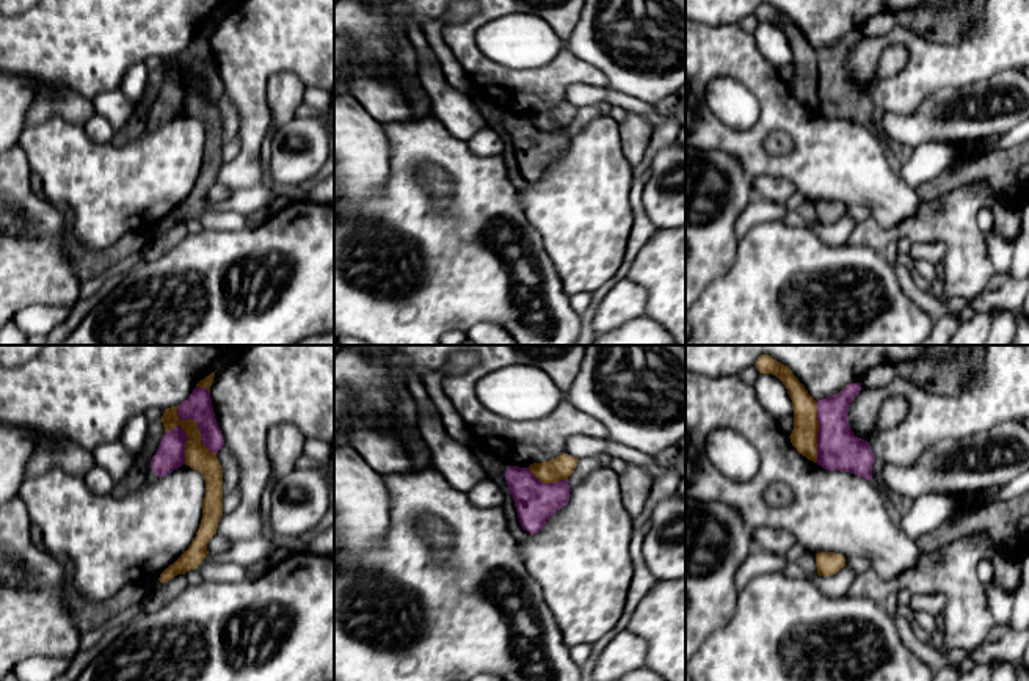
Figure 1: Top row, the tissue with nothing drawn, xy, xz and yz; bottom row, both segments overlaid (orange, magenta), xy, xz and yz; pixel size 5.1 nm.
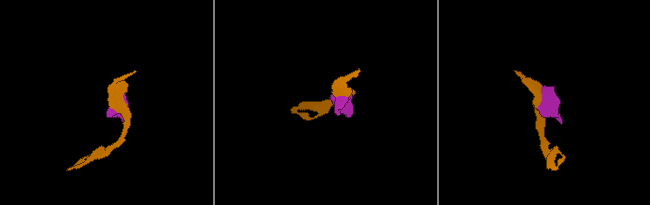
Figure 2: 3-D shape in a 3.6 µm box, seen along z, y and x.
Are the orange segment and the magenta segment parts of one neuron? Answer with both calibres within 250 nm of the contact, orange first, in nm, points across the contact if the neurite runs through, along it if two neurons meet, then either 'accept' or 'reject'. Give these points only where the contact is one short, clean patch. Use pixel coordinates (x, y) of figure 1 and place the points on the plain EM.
130/140 nm | along xy (178, 54), (178, 63), (196, 72), (199, 88), (215, 102) | reject

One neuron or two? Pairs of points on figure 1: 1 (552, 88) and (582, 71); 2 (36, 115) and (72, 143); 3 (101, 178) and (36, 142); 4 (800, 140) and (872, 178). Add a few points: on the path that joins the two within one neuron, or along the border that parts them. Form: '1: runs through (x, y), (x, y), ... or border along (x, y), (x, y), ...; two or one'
1: runs through (560, 80), (570, 71), (574, 71); one
2: border along (27, 120), (35, 123), (60, 115), (80, 124); two
3: runs through (85, 178), (52, 146); one
4: runs through (818, 149), (829, 160), (846, 162), (855, 171); one

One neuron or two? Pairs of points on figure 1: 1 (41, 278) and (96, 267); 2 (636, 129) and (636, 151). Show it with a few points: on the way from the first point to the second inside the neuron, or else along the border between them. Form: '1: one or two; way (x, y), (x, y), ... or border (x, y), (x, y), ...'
1: two; border (63, 242), (65, 253), (80, 283)
2: one; way (636, 134), (636, 146)

